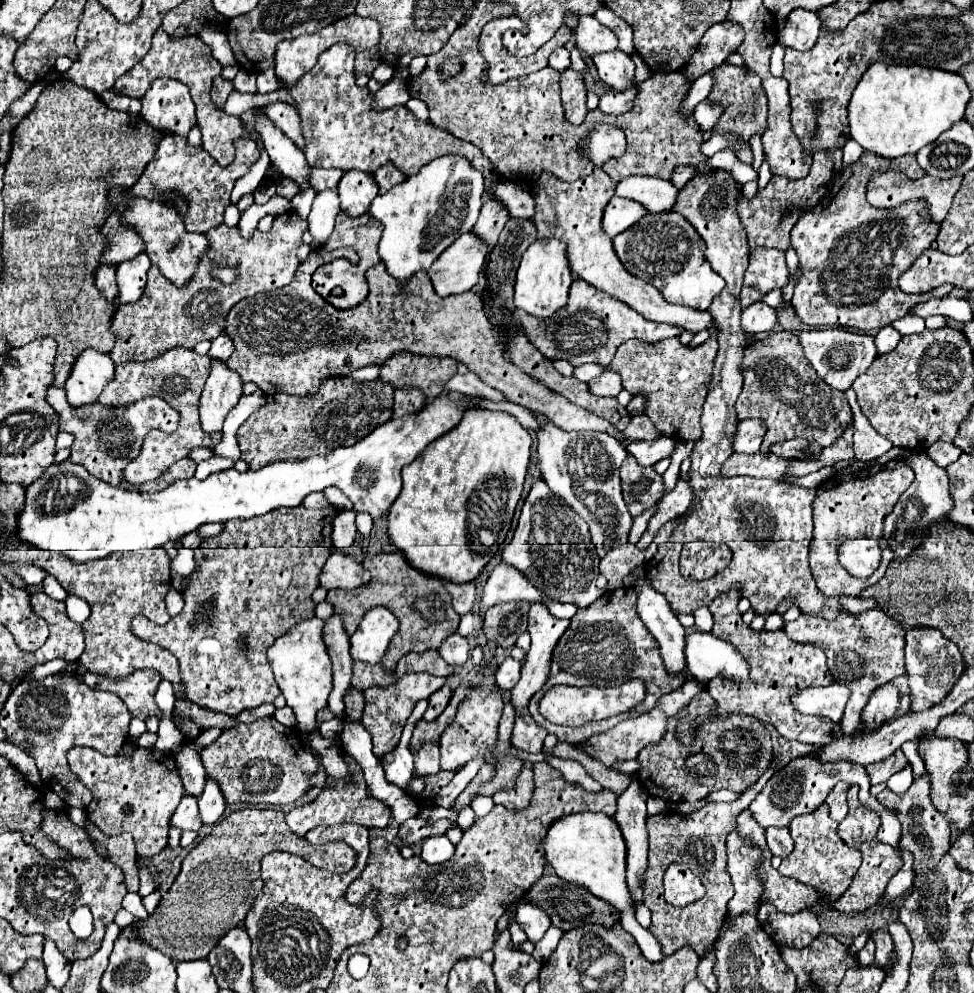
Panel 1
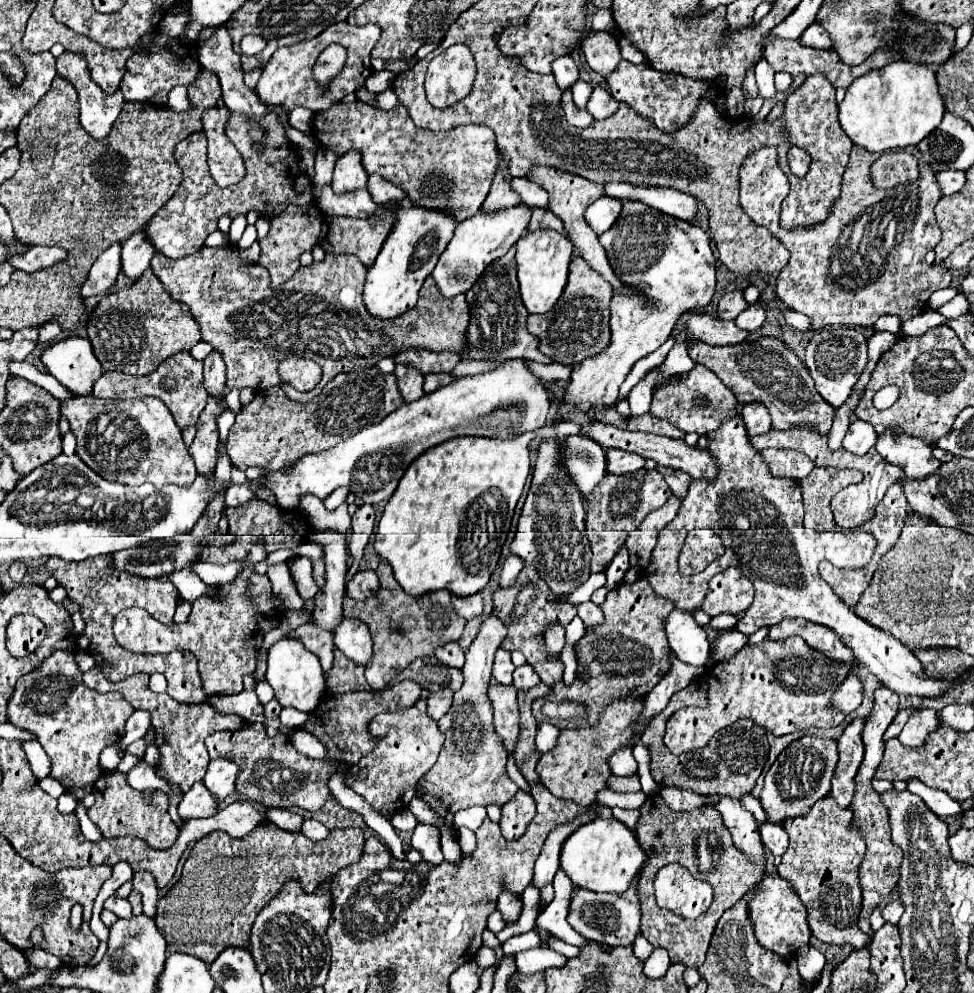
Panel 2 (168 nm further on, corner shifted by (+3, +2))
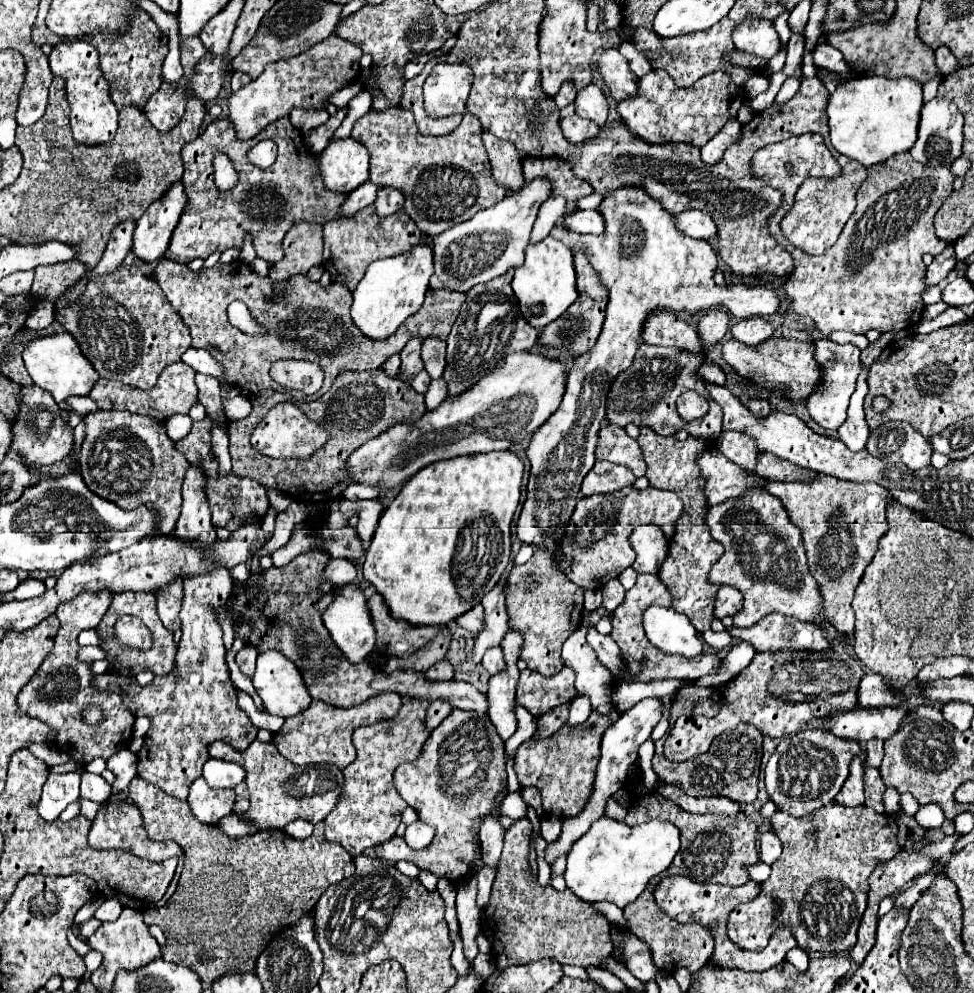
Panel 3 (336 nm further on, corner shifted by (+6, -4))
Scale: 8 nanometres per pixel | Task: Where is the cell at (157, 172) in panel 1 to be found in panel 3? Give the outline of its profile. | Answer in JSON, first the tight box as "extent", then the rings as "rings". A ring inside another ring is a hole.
{"extent":[165,118,345,264],"rings":[[[217,118],[203,130],[199,138],[183,146],[181,158],[185,166],[183,186],[187,194],[187,206],[181,212],[181,218],[171,234],[169,248],[165,252],[167,260],[181,264],[189,264],[193,258],[207,258],[215,250],[223,252],[231,246],[241,248],[243,234],[247,230],[253,234],[257,256],[273,264],[281,260],[281,238],[293,222],[307,220],[325,224],[327,220],[339,216],[339,204],[341,198],[345,198],[343,194],[329,192],[319,176],[313,178],[313,154],[303,138],[299,144],[299,130],[291,126],[289,118],[271,122],[251,140],[239,140],[233,122],[229,118]],[[265,138],[273,140],[279,146],[277,162],[267,170],[249,164],[245,156],[251,146]],[[215,152],[225,152],[239,172],[239,184],[233,188],[233,192],[219,192],[213,184],[211,160]]]}

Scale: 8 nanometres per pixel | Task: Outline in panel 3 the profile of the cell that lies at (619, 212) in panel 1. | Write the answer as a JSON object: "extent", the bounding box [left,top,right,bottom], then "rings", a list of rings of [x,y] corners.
{"extent":[563,210,605,234],"rings":[[[577,210],[571,218],[565,218],[563,224],[579,234],[603,234],[605,218],[599,210]]]}

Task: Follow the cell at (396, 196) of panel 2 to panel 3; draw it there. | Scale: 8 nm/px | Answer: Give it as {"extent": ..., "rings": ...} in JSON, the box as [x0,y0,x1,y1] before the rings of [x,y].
{"extent":[375,188,403,216],"rings":[[[379,188],[375,210],[379,216],[391,216],[403,208],[403,194],[397,188]]]}

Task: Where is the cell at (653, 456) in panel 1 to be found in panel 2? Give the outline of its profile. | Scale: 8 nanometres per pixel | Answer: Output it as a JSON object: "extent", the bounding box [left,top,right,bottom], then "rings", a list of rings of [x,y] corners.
{"extent":[606,450,644,474],"rings":[[[606,450],[606,474],[632,474],[644,466],[644,458],[624,450]]]}

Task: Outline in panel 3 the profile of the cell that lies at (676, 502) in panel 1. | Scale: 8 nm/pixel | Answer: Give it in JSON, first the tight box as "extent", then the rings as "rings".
{"extent":[629,524,667,574],"rings":[[[655,524],[637,526],[629,542],[637,554],[631,568],[639,574],[657,574],[659,566],[667,558],[667,540],[661,528]]]}

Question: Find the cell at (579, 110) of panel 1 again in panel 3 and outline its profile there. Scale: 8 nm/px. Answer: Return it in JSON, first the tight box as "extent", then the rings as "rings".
{"extent":[561,114,599,144],"rings":[[[573,114],[573,116],[567,116],[561,120],[561,130],[563,130],[563,136],[571,142],[571,144],[579,144],[583,140],[589,140],[589,136],[593,138],[599,130],[597,124],[589,122],[589,120],[583,120],[581,116]]]}

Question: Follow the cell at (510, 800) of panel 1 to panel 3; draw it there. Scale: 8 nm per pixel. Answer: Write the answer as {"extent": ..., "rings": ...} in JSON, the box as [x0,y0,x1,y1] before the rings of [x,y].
{"extent":[481,820,611,968],"rings":[[[515,820],[505,832],[505,846],[499,860],[497,878],[491,890],[491,902],[483,910],[481,932],[491,942],[497,968],[511,964],[529,964],[535,960],[557,960],[559,964],[599,966],[603,958],[611,956],[611,942],[607,938],[607,918],[593,910],[573,892],[557,892],[551,886],[541,888],[531,876],[527,862],[529,854],[529,820]]]}

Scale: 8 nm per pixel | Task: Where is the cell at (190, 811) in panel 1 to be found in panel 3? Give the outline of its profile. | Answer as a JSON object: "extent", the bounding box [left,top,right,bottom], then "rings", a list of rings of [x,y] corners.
{"extent":[189,778,235,824],"rings":[[[197,778],[189,788],[189,808],[199,822],[217,824],[223,816],[231,814],[235,792],[233,790],[213,790],[203,778]]]}

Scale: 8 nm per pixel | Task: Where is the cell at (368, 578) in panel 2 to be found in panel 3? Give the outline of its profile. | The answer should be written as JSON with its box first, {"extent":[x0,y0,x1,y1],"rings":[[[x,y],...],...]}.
{"extent":[367,594,437,656],"rings":[[[371,594],[367,598],[371,620],[377,632],[377,650],[393,656],[407,656],[421,648],[433,634],[437,634],[437,626],[411,626],[405,620],[397,620],[389,614],[389,608],[381,594]]]}

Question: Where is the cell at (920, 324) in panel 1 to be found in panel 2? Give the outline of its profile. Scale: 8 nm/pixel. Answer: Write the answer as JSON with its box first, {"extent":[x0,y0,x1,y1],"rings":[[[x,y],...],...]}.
{"extent":[872,316,902,334],"rings":[[[882,316],[882,318],[878,318],[878,320],[874,322],[872,330],[874,330],[874,332],[894,332],[894,334],[898,334],[900,324],[902,324],[902,322],[900,322],[898,316]]]}

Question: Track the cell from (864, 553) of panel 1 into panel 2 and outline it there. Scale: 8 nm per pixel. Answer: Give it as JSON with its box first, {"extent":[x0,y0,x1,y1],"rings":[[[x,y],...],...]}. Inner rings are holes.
{"extent":[644,420,956,698],"rings":[[[726,420],[716,432],[700,436],[697,446],[708,450],[718,460],[718,478],[712,484],[694,480],[678,516],[660,532],[652,564],[644,570],[658,596],[670,598],[680,610],[694,612],[702,606],[706,596],[706,582],[710,582],[710,578],[718,574],[722,566],[738,566],[756,588],[752,606],[738,622],[738,630],[742,634],[754,634],[762,626],[778,624],[784,618],[804,618],[834,630],[842,644],[852,648],[858,662],[898,694],[940,698],[948,694],[950,688],[954,688],[956,680],[948,682],[930,678],[918,658],[908,652],[904,644],[900,644],[888,632],[882,632],[860,620],[820,578],[818,562],[823,559],[829,559],[841,569],[866,567],[876,548],[876,540],[868,532],[814,532],[804,528],[802,494],[796,486],[796,480],[774,478],[768,472],[760,452],[748,440],[742,420]],[[694,528],[712,528],[722,538],[726,552],[716,558],[702,574],[682,576],[676,570],[678,548],[686,532]]]}

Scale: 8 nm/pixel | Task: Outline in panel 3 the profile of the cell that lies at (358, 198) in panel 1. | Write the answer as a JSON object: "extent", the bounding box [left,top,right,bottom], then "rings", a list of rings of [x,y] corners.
{"extent":[321,138,369,194],"rings":[[[353,138],[329,142],[321,152],[321,178],[325,188],[347,194],[369,180],[369,154]]]}

